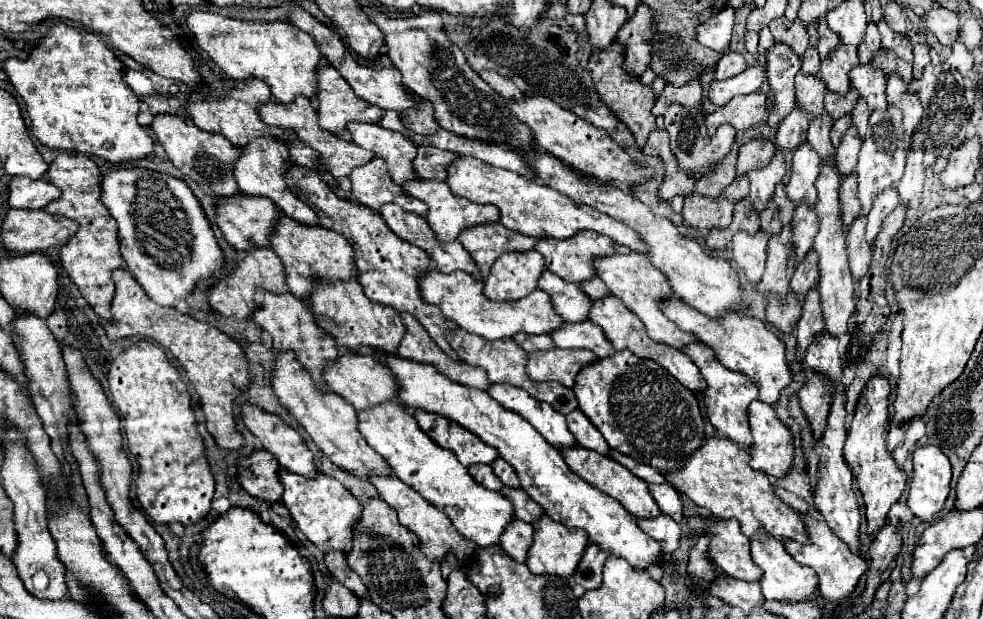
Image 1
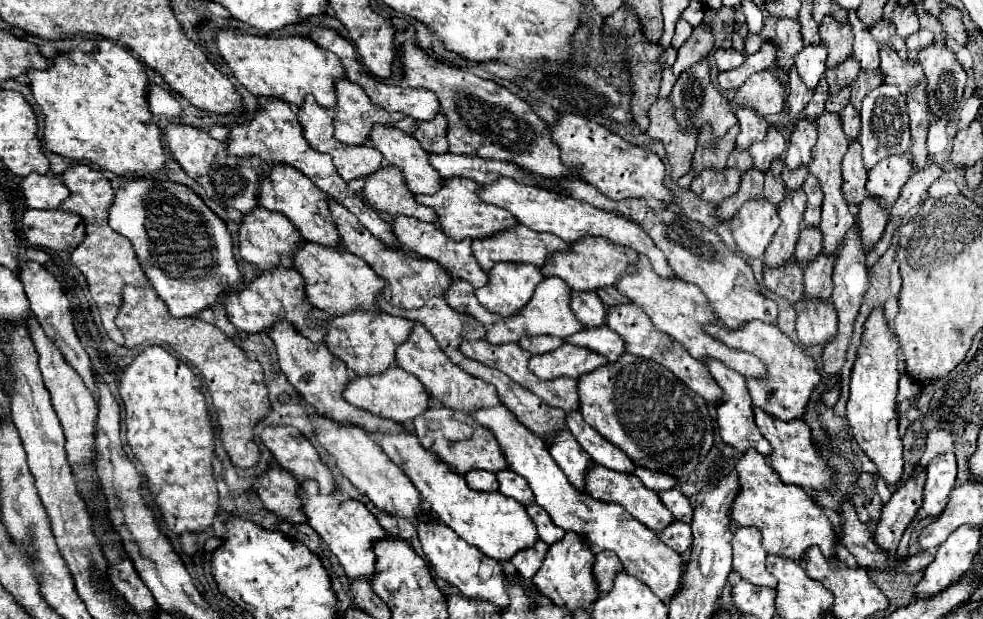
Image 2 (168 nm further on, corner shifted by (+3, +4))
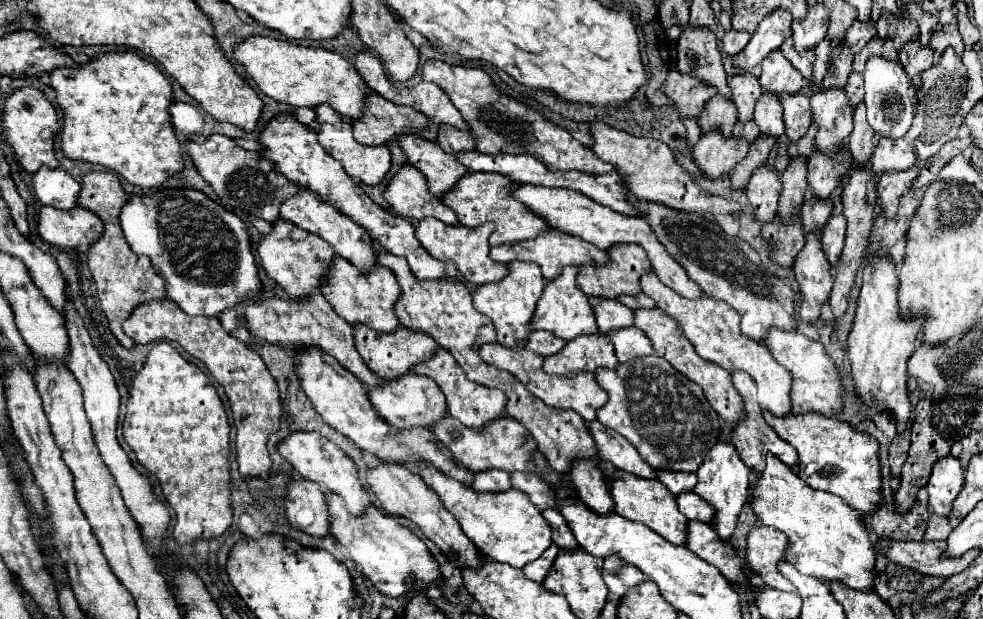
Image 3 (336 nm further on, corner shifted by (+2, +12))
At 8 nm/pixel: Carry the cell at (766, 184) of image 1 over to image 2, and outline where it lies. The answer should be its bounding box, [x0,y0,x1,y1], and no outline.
[748,126,786,172]

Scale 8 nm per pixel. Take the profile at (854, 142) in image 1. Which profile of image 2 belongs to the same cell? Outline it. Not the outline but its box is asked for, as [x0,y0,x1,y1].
[840,106,860,140]

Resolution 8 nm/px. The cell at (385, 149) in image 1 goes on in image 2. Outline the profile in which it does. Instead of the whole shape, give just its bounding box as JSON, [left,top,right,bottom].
[368,124,442,194]

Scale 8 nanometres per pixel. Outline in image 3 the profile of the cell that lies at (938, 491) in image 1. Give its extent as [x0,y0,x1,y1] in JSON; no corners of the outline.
[927,456,963,518]

